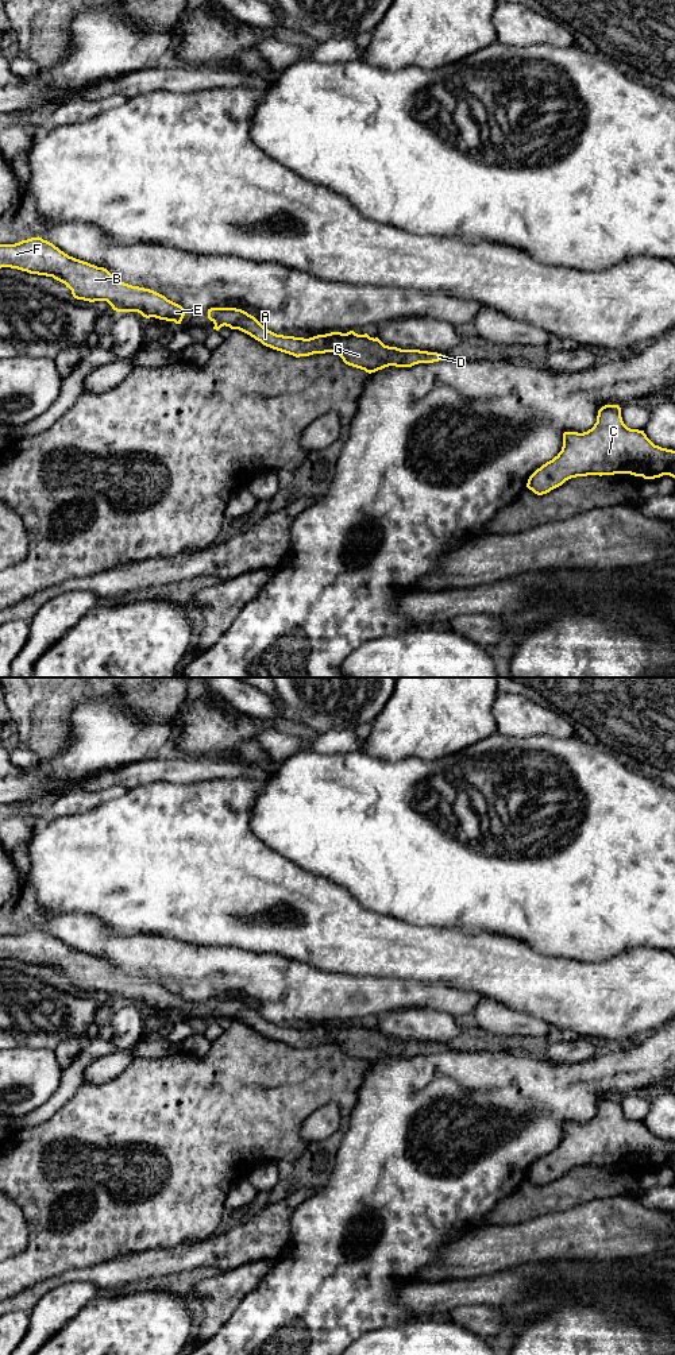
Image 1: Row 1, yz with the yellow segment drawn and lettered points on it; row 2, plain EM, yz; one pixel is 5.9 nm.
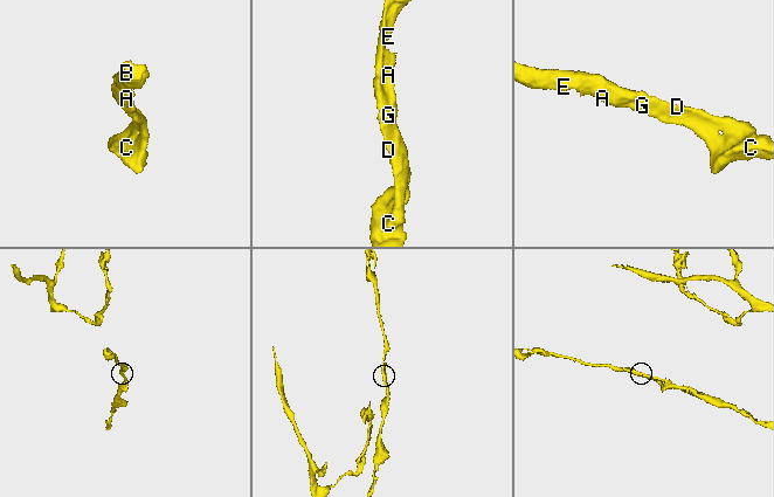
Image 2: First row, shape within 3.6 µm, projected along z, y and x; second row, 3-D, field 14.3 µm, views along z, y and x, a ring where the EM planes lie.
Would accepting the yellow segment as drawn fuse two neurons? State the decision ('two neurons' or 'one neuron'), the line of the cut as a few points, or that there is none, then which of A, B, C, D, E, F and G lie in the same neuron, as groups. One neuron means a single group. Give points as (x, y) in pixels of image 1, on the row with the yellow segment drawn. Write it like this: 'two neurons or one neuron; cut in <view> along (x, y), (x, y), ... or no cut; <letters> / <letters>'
one neuron; no cut; A B C D E F G

